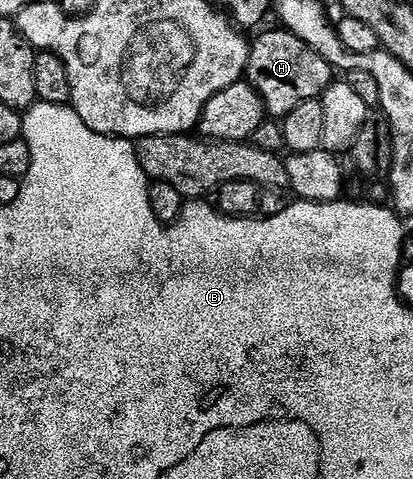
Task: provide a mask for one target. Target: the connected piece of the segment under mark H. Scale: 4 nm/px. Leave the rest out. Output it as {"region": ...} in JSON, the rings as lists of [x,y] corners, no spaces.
{"region":[[[262,29],[256,39],[252,39],[245,78],[259,92],[265,101],[265,113],[277,120],[284,120],[299,104],[320,96],[335,81],[335,71],[319,52],[315,52],[299,36],[290,30]]]}

